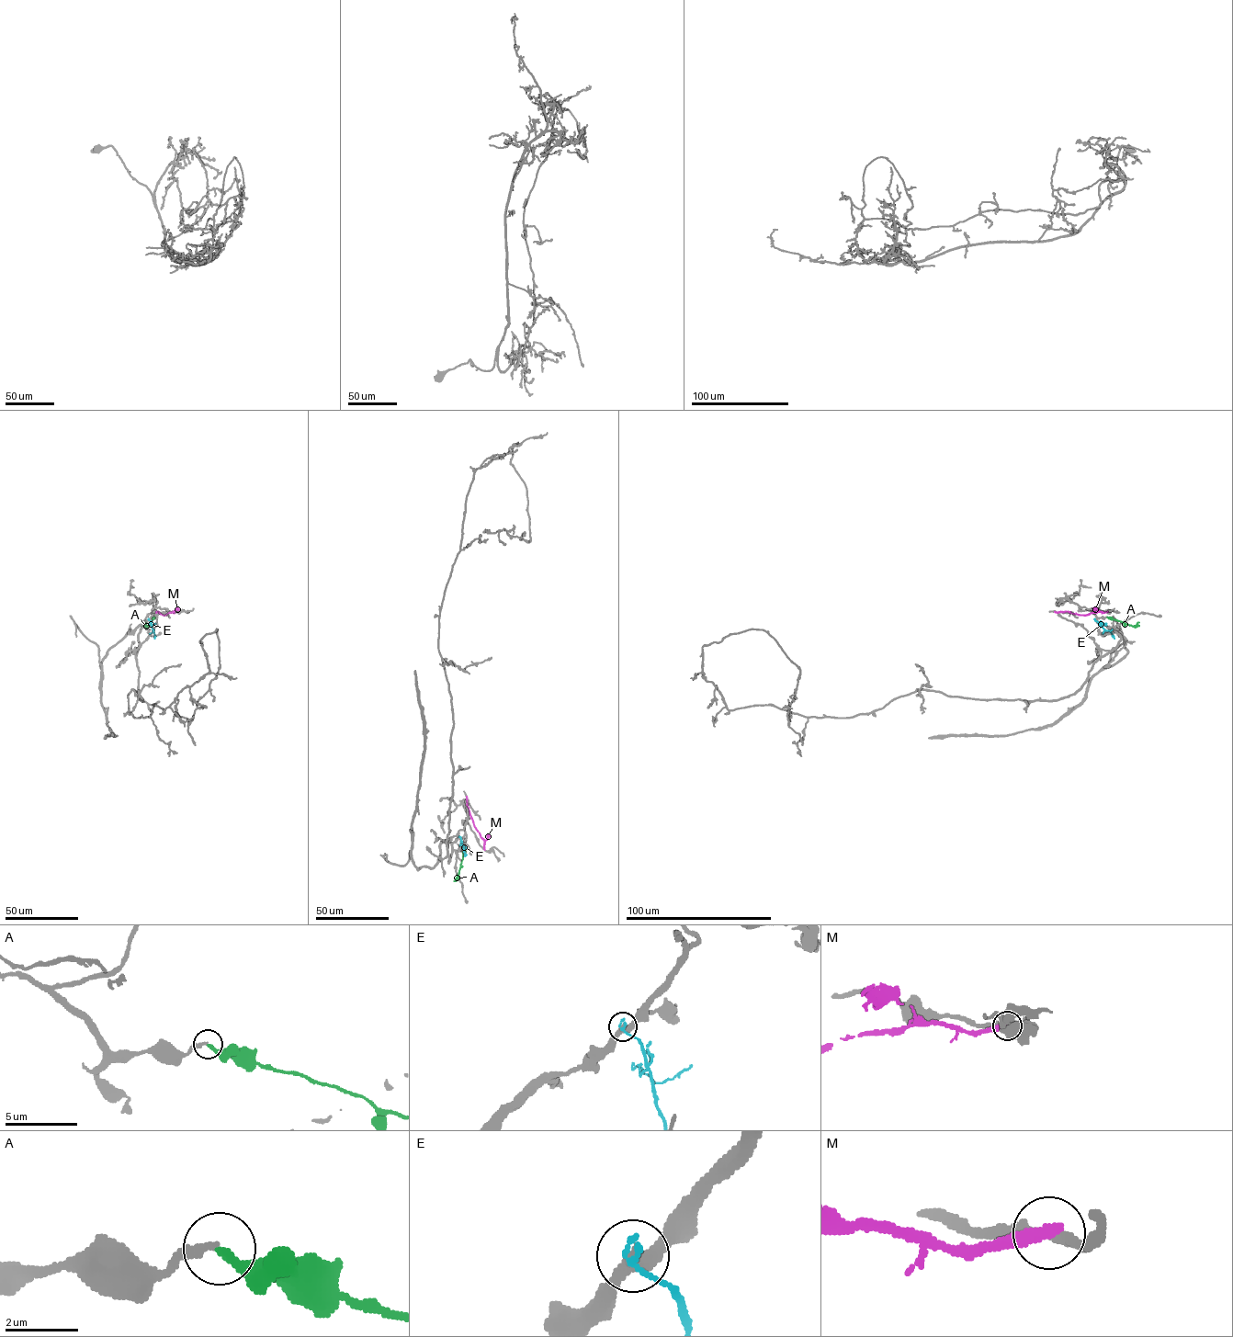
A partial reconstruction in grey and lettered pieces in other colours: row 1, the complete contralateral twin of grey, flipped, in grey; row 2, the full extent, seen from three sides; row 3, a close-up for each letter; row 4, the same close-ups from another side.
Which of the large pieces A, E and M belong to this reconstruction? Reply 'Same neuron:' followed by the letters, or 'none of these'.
Same neuron: A

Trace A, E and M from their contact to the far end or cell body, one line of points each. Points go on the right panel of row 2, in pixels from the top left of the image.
A: (1107, 617), (1139, 626)
E: (1094, 619), (1114, 639)
M: (1107, 612), (1083, 615), (1054, 611)

